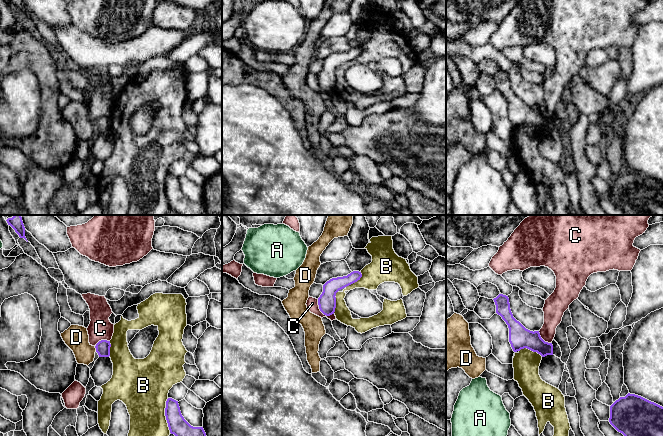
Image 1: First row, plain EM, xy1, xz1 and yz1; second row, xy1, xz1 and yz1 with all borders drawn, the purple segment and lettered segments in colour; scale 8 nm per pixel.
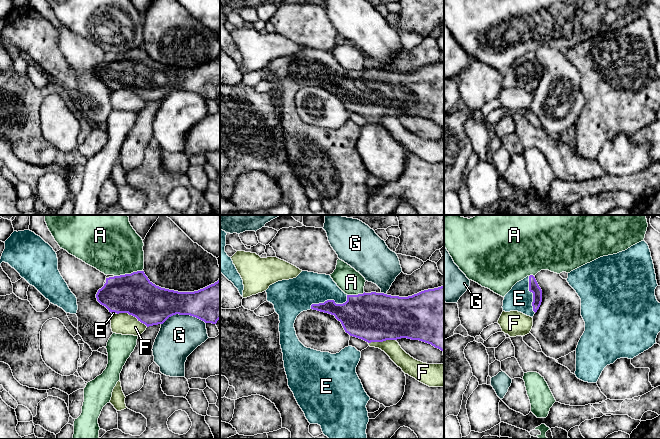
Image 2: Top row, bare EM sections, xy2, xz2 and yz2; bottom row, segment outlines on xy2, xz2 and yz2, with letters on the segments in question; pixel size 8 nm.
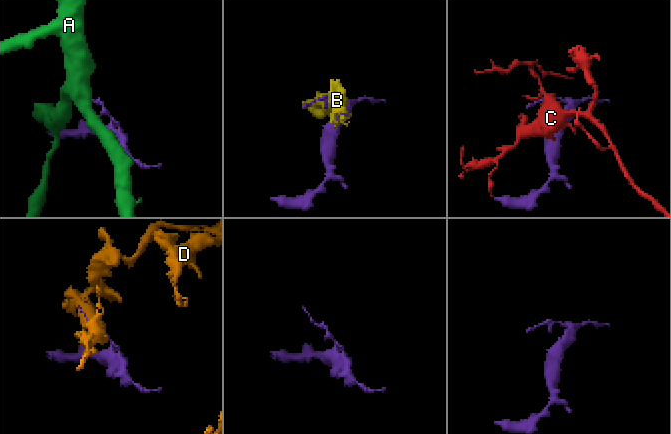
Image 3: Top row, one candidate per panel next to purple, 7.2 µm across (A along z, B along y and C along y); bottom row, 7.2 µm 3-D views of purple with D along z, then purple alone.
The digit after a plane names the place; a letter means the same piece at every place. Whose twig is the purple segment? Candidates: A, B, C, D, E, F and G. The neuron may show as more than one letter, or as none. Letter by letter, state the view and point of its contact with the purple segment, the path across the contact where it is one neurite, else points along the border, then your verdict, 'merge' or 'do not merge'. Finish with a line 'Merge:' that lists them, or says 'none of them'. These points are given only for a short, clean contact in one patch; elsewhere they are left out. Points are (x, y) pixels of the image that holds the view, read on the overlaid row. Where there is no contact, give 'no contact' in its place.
A: meets purple in xy2 at (128, 274); do not merge
B: meets purple in xy1 at (165, 415); do not merge
C: meets purple in xz1 at (321, 311); border along xz1 (317, 299), (319, 309), (324, 314), (333, 314); do not merge
D: meets purple in xy1 at (96, 349); border along xy1 (94, 346), (96, 351); do not merge
E: meets purple in xz2 at (329, 300); merge
F: meets purple in xy2 at (132, 315); do not merge
G: meets purple in xy2 at (183, 314); do not merge
Merge: E

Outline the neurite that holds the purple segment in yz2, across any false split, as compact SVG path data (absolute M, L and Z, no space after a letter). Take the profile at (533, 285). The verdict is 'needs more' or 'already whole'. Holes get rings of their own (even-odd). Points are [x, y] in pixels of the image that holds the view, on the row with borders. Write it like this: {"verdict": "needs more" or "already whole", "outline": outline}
{"verdict": "needs more", "outline": "M533 275L517 282L505 295L503 311L518 311L533 317L542 302L542 290Z"}

